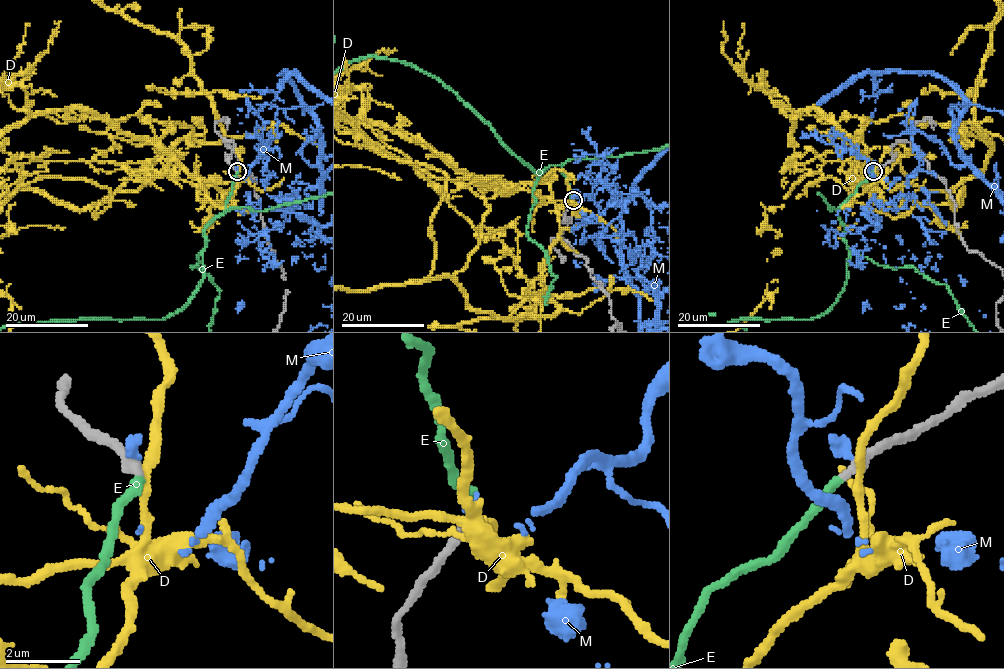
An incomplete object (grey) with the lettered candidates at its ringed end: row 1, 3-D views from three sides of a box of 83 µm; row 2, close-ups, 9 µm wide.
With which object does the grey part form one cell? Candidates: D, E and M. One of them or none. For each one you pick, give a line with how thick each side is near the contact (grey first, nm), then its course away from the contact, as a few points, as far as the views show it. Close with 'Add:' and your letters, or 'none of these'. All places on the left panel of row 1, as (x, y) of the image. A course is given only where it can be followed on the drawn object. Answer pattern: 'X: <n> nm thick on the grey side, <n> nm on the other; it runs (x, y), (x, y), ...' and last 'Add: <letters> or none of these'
E: 300 nm thick on the grey side, 260 nm on the other
Add: E

